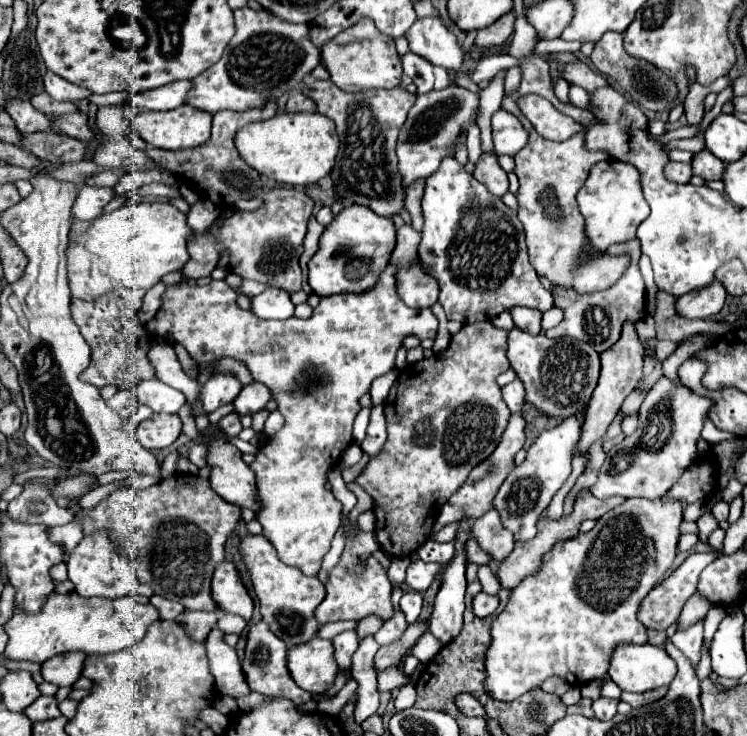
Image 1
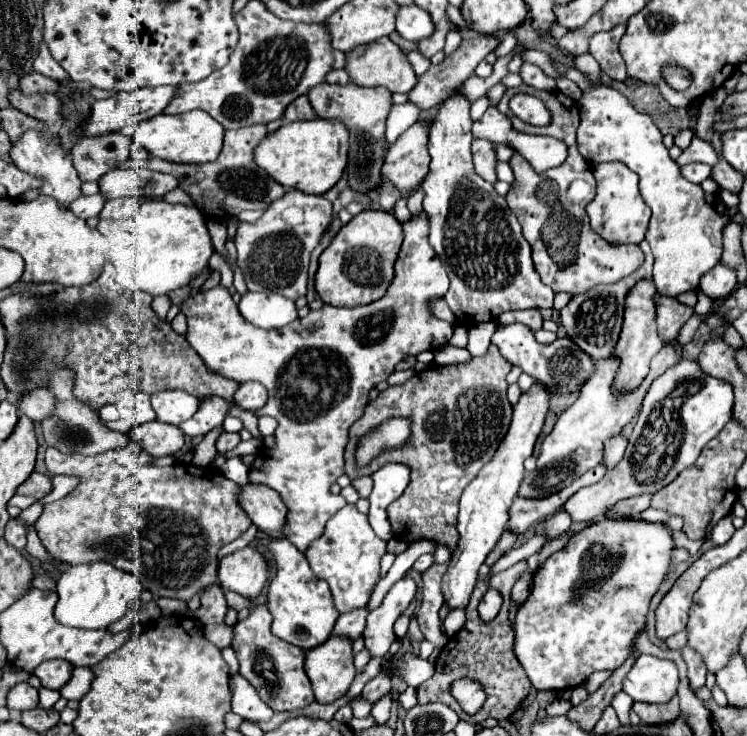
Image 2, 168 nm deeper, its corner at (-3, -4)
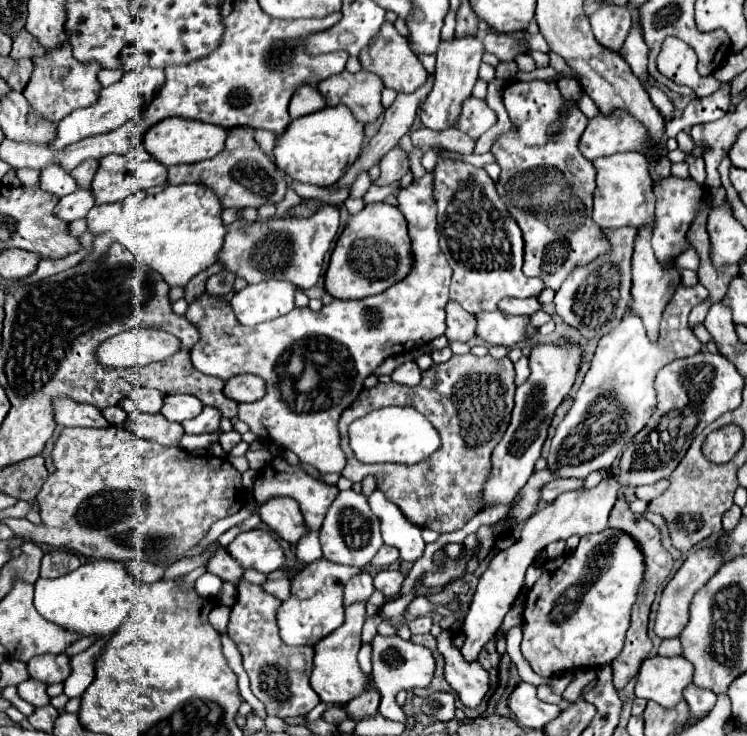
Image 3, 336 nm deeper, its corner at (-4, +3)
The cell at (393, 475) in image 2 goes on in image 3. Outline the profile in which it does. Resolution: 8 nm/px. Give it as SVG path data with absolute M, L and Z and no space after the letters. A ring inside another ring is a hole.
M376 490L370 498L370 508L380 520L384 544L398 548L400 558L406 562L416 562L424 552L424 540L420 534L420 526L408 522L402 510L392 504L380 490Z

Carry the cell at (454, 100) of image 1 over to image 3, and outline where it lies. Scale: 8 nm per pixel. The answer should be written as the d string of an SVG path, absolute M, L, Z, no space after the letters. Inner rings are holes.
M396 146L380 162L380 176L372 184L376 184L376 186L388 186L388 184L400 180L408 172L408 168L410 168L410 162L408 162L406 152Z

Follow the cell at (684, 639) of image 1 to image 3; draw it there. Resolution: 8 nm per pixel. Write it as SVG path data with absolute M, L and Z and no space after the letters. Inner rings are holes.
M690 684L684 690L684 700L688 702L690 714L696 720L706 718L710 714L710 710L714 708L714 704L716 704L716 696L712 696L712 692L704 692L702 688L696 688L694 684Z

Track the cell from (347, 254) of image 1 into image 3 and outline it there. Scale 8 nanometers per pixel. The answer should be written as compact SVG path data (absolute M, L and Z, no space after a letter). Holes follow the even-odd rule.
M378 202L350 216L348 226L338 238L330 266L326 270L326 292L334 298L366 298L380 294L386 288L402 282L412 270L412 240L408 236L408 222L396 206Z

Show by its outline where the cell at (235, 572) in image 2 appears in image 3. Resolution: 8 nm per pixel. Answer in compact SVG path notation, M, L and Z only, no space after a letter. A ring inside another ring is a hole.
M264 528L240 532L228 546L228 552L242 564L242 568L256 568L264 574L284 566L282 546Z

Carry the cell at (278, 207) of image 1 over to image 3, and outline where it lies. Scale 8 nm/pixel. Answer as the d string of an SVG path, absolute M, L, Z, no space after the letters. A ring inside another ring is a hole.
M328 204L324 212L312 216L312 220L280 220L272 218L262 224L252 224L246 230L230 230L224 248L218 254L218 262L232 272L258 284L264 280L288 280L298 288L312 288L322 270L324 254L330 250L332 240L338 232L338 206Z

